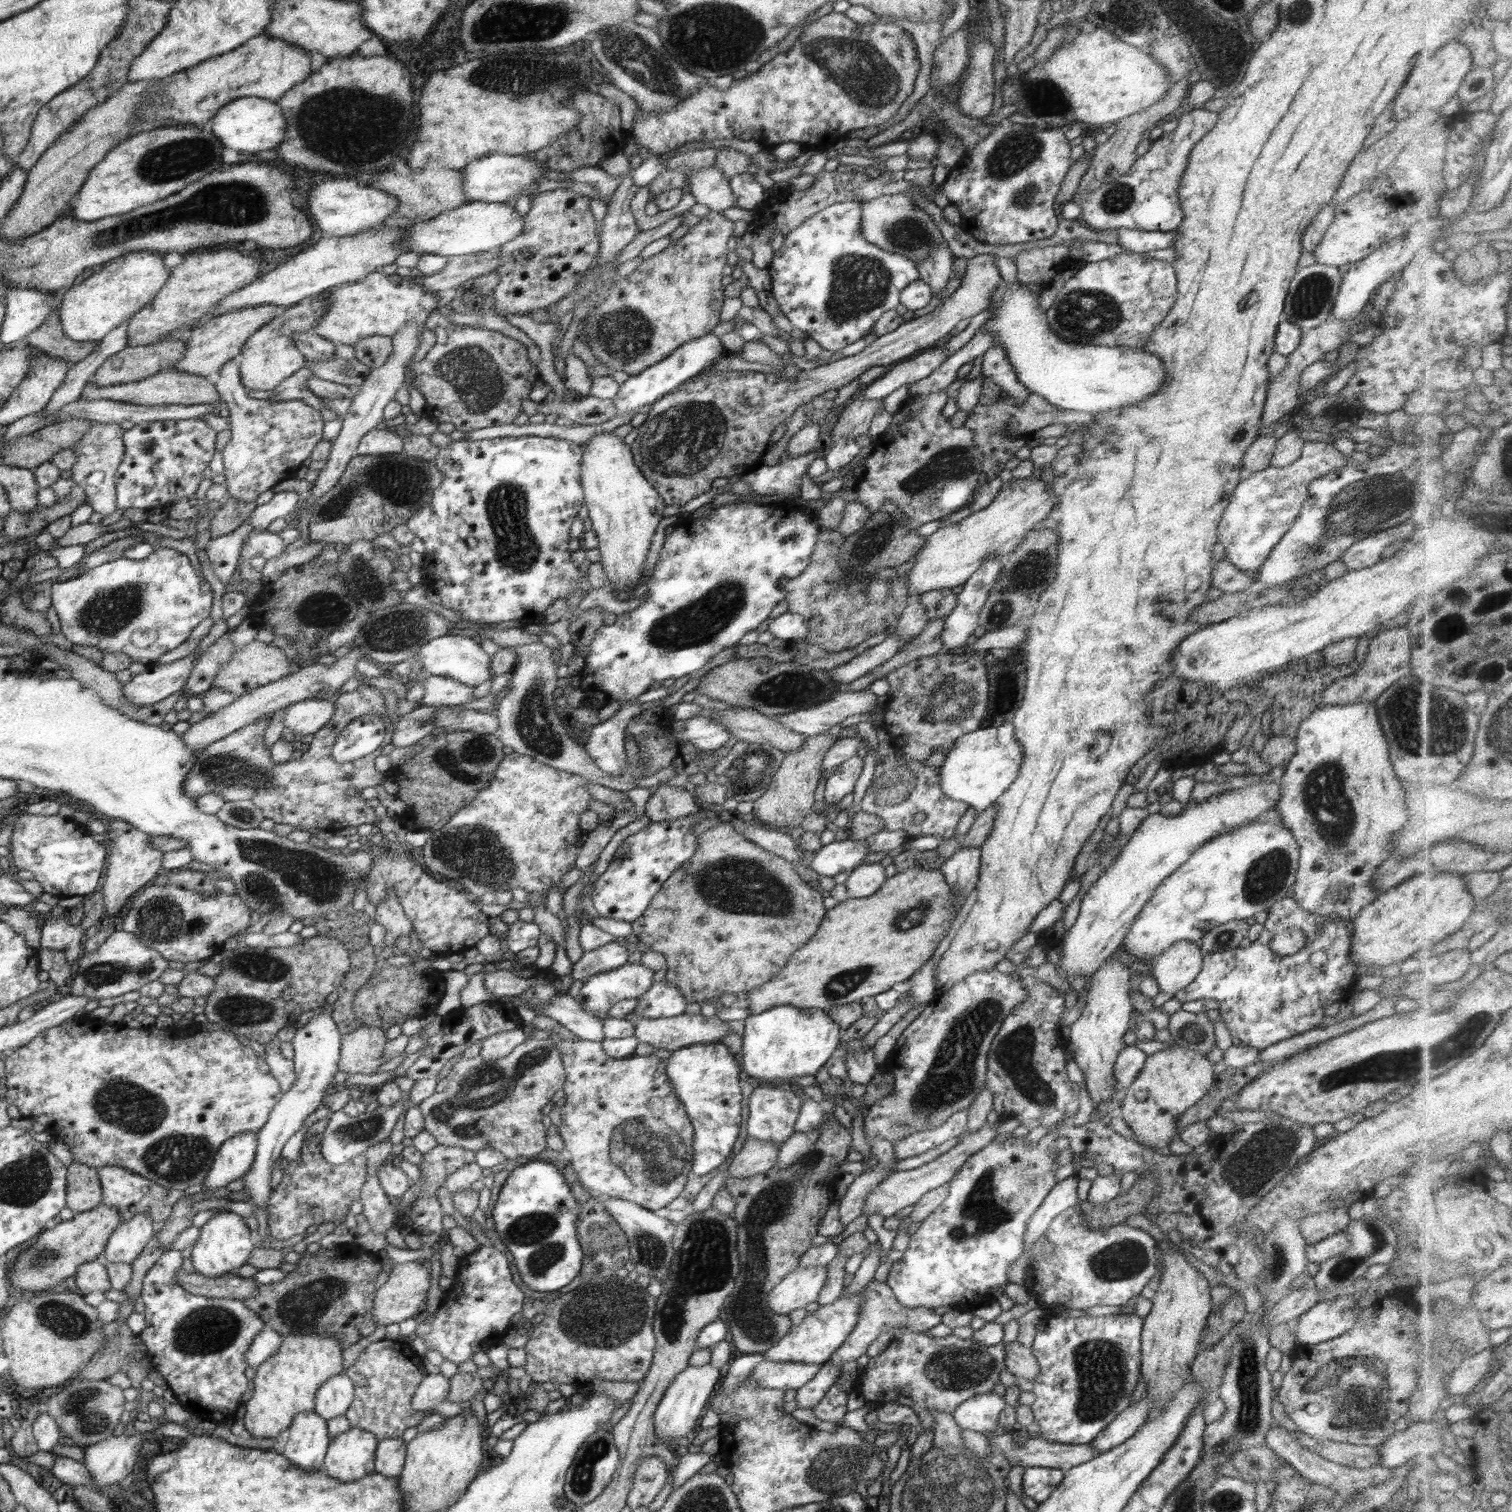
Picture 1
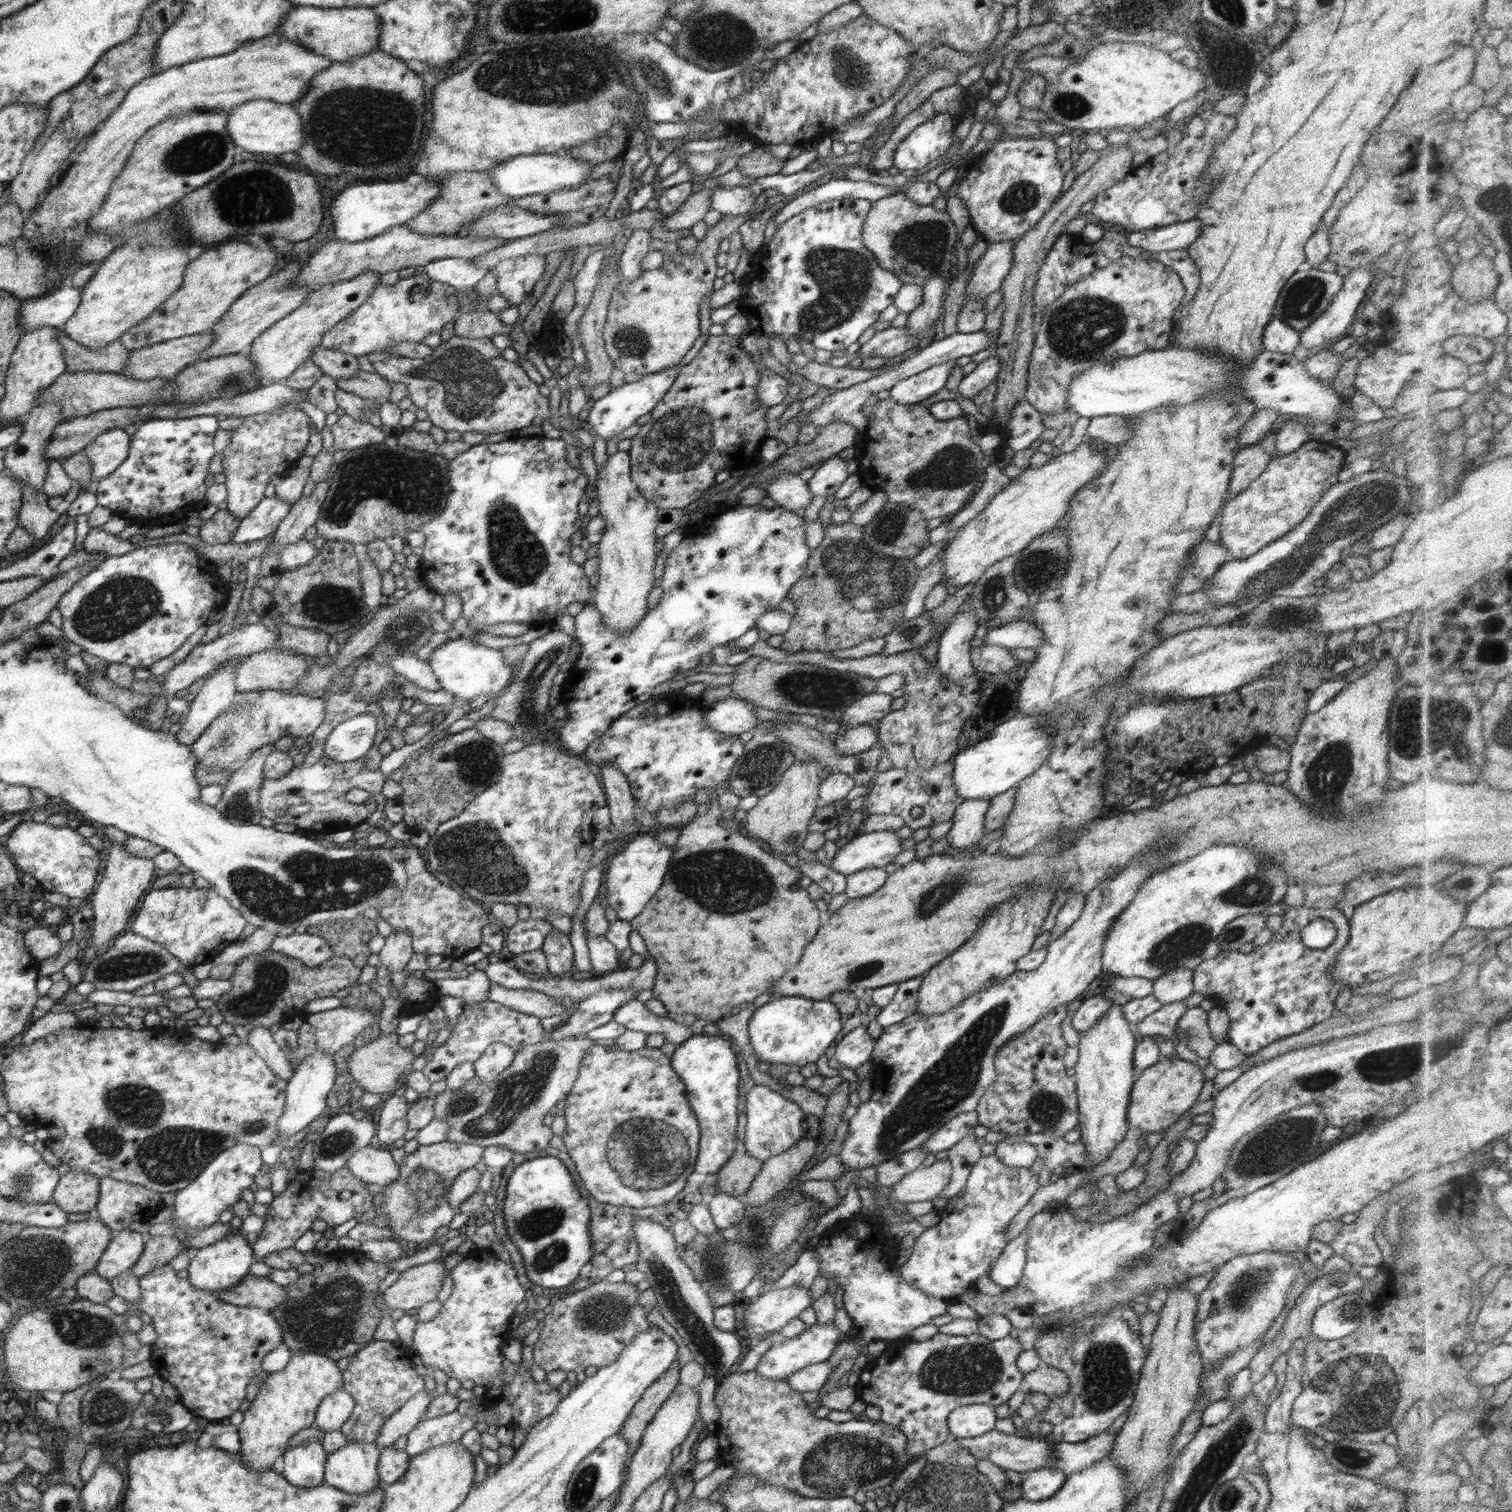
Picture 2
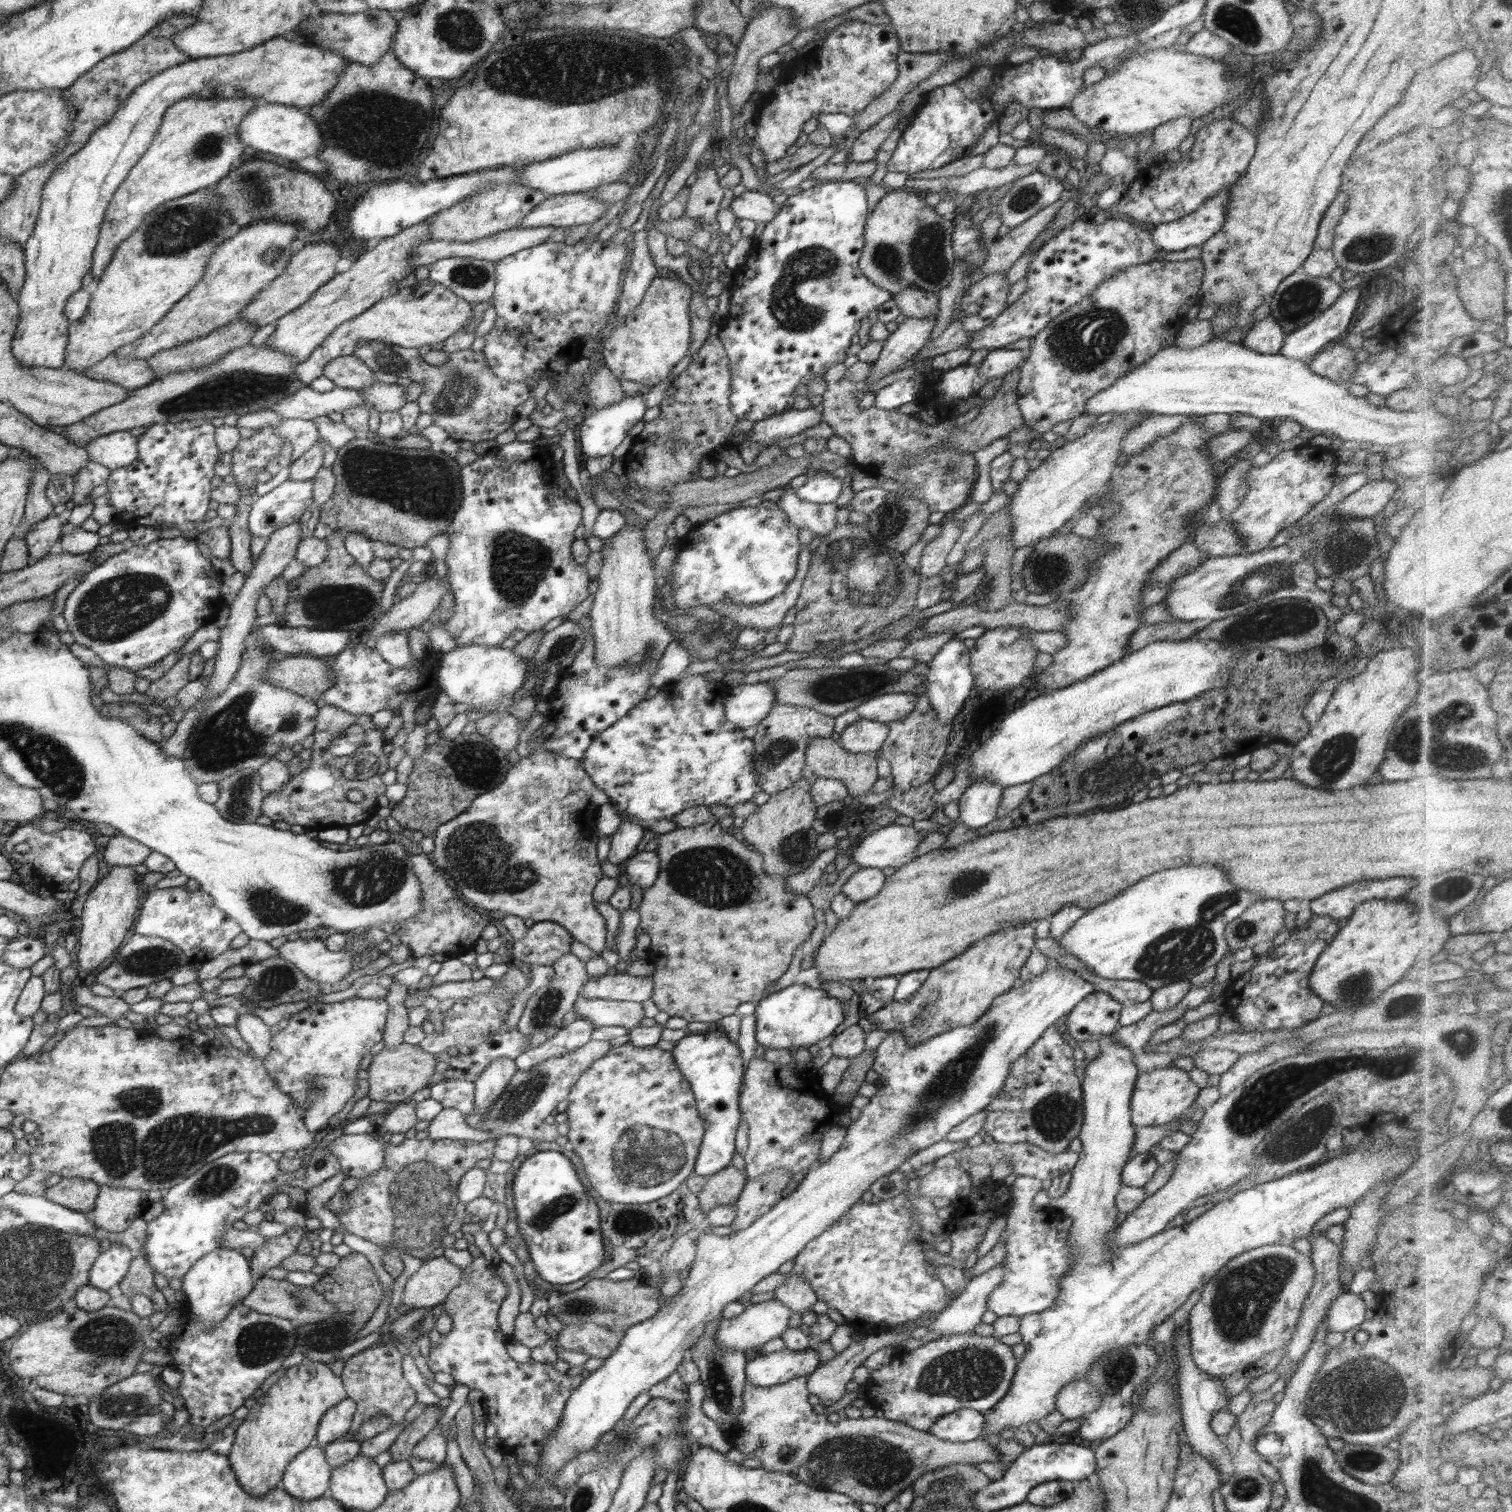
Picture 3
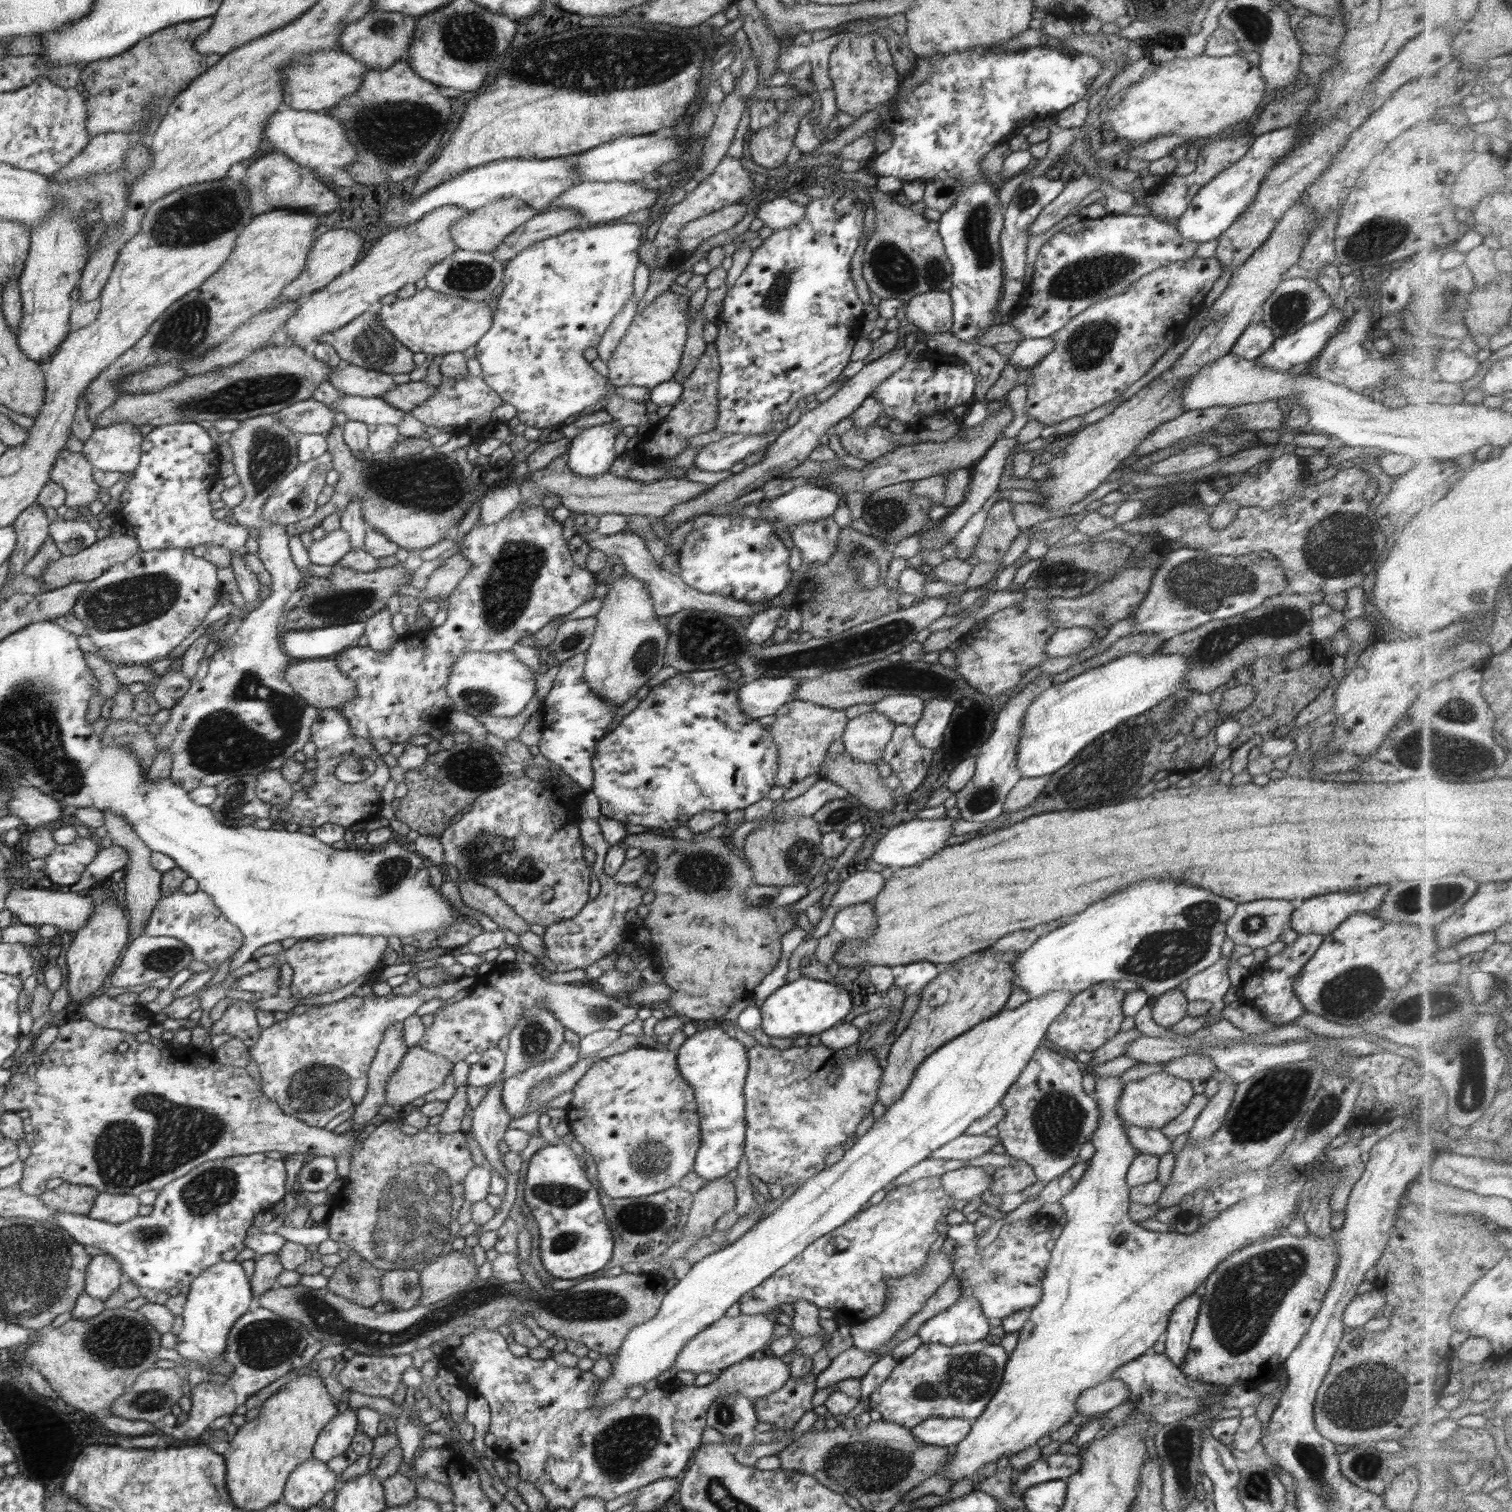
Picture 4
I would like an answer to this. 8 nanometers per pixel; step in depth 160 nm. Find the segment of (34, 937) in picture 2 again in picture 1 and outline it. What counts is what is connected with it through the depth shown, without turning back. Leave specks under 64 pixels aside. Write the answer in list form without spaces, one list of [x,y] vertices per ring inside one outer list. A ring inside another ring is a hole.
[[[64,914],[50,917],[41,928],[40,947],[62,951],[70,965],[76,965],[85,952],[83,944],[85,931],[82,927],[71,926]]]

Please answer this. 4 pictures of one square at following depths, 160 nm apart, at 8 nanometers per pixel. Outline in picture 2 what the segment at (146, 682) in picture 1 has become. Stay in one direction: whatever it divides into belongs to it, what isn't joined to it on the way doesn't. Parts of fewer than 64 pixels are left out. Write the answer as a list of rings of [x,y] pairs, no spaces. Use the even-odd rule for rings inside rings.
[[[262,623],[247,624],[242,628],[234,628],[229,633],[219,636],[210,643],[196,646],[190,654],[178,666],[174,667],[170,672],[166,673],[162,678],[158,677],[161,682],[162,692],[160,695],[172,698],[176,696],[178,691],[184,691],[200,678],[207,677],[216,671],[221,662],[230,657],[240,656],[244,658],[263,650],[280,648],[279,634],[269,630]]]

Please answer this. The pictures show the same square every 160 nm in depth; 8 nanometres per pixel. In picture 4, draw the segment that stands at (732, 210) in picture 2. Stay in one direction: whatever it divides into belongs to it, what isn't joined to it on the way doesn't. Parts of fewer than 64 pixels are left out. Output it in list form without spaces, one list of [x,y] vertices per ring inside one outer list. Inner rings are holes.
[[[772,197],[759,205],[755,216],[764,221],[764,226],[778,231],[796,226],[805,219],[805,212],[806,207],[800,206],[788,197]]]

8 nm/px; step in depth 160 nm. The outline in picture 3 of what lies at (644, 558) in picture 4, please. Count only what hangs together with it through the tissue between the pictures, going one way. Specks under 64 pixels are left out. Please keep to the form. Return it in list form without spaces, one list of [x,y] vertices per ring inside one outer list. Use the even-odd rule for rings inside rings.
[[[809,543],[801,548],[797,560],[795,579],[790,582],[782,595],[776,596],[768,602],[755,605],[742,606],[730,602],[716,603],[716,606],[712,606],[711,609],[718,612],[720,616],[724,616],[724,618],[730,618],[739,630],[753,628],[769,631],[777,626],[782,626],[784,616],[797,603],[807,570],[811,565],[811,556],[812,551]]]

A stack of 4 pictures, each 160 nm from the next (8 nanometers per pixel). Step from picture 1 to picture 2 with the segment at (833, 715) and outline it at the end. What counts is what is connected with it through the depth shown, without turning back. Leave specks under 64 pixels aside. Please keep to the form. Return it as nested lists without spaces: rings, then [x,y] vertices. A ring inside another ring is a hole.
[[[874,691],[847,706],[842,713],[841,720],[836,720],[836,722],[855,727],[856,725],[872,722],[872,720],[880,721],[891,713],[892,701],[893,697],[891,695]]]

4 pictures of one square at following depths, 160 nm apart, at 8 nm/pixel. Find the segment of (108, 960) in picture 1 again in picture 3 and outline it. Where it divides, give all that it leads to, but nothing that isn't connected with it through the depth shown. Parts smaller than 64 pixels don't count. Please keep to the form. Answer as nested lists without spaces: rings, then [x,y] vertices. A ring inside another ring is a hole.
[[[135,933],[134,936],[130,936],[130,940],[118,952],[114,961],[110,962],[110,965],[106,966],[102,972],[96,974],[96,983],[108,986],[115,992],[124,992],[147,987],[160,980],[170,979],[182,966],[186,968],[189,964],[189,958],[182,953],[180,948],[170,942]]]

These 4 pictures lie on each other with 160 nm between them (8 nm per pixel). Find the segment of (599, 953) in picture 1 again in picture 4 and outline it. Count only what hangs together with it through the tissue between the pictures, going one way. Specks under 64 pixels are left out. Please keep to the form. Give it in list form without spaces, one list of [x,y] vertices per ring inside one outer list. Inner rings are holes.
[[[551,764],[544,779],[524,775],[481,794],[473,802],[472,810],[457,817],[440,835],[445,852],[443,861],[449,864],[452,872],[460,872],[463,877],[470,877],[478,884],[494,889],[528,924],[544,927],[574,919],[590,900],[590,868],[582,856],[578,812],[574,804],[582,800],[590,788],[580,786],[579,792],[570,794],[562,786],[556,786],[556,790],[554,786],[546,786],[558,784],[558,767]]]

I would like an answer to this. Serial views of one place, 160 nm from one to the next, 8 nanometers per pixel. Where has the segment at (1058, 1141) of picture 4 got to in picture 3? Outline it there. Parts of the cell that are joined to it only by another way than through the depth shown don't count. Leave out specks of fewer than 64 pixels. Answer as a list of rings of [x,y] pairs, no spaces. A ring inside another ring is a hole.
[[[1054,1025],[1047,1028],[1026,1054],[1020,1056],[1020,1059],[1014,1061],[1014,1065],[1010,1067],[1002,1090],[984,1110],[987,1117],[983,1130],[998,1142],[1008,1144],[1029,1142],[1050,1154],[1058,1154],[1068,1149],[1070,1142],[1079,1135],[1084,1120],[1083,1092],[1080,1078],[1075,1074],[1077,1067],[1072,1053],[1072,1047],[1062,1039],[1058,1029]]]

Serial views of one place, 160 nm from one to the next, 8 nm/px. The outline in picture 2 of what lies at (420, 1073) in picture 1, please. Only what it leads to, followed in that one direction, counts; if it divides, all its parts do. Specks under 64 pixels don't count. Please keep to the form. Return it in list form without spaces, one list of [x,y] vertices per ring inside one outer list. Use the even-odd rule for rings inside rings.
[[[488,1000],[478,1004],[466,1004],[457,1024],[452,1027],[450,1037],[442,1045],[433,1048],[434,1057],[430,1062],[426,1062],[421,1072],[430,1083],[438,1082],[448,1077],[460,1064],[473,1064],[495,1042],[507,1044],[518,1052],[531,1044],[542,1042],[544,1032],[540,1018],[536,1016],[520,1013]]]

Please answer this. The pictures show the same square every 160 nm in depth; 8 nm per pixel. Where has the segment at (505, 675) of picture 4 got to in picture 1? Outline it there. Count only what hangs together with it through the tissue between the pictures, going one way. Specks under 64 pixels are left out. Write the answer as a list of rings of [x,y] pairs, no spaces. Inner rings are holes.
[[[444,635],[423,644],[411,660],[419,660],[422,668],[436,676],[450,677],[466,686],[478,686],[492,680],[492,657],[482,649],[480,643],[461,635]]]

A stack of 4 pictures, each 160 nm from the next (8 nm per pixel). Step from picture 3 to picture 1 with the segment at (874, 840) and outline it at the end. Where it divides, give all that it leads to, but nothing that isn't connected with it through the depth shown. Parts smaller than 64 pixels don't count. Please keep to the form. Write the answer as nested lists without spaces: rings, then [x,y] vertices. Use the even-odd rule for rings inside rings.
[[[849,838],[833,841],[815,851],[810,866],[821,877],[835,877],[840,872],[853,871],[862,866],[870,853],[869,844],[865,840],[855,841]]]

